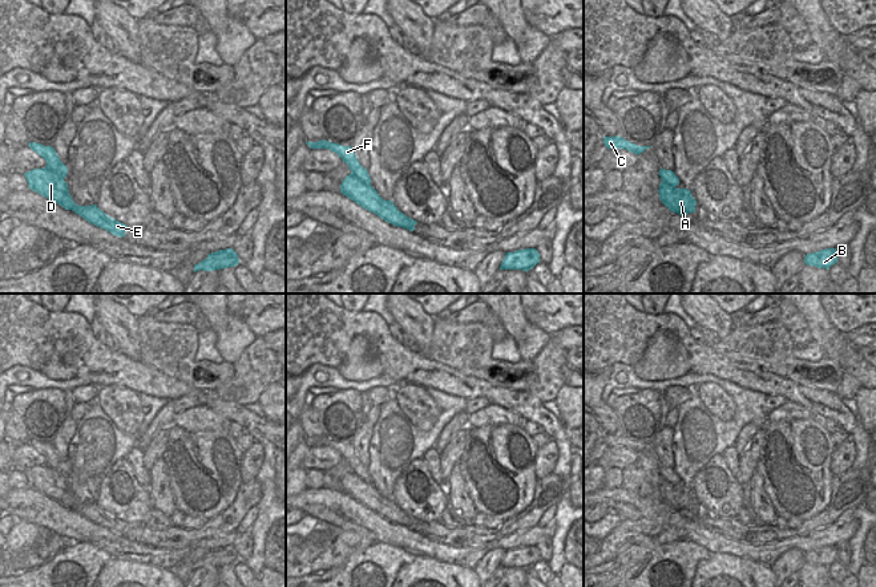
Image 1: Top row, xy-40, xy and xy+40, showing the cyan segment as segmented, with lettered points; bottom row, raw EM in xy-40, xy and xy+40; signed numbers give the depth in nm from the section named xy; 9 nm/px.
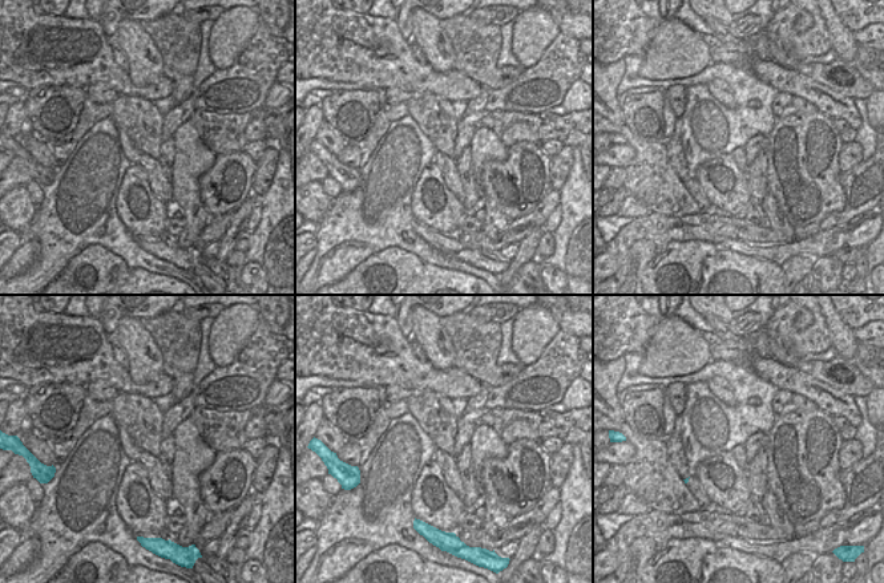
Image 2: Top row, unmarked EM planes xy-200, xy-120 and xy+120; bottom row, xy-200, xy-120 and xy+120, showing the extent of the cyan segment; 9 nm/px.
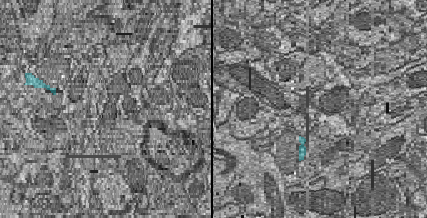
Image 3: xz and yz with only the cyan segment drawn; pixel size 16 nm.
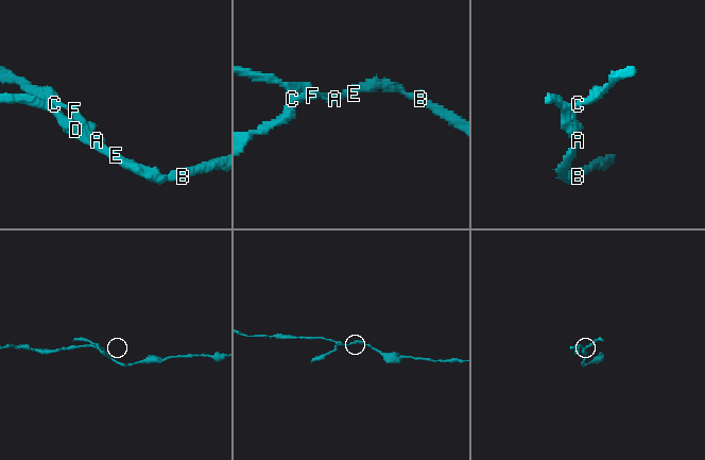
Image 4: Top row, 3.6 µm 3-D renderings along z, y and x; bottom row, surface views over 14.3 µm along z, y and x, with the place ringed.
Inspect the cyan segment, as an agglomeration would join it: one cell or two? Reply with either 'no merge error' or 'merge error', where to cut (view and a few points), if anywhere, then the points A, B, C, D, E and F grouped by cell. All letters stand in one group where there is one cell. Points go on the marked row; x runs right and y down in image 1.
merge error | xy (351, 173), (370, 186) | A B D E / C F

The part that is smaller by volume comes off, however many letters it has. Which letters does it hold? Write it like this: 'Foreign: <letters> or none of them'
Foreign: C, F

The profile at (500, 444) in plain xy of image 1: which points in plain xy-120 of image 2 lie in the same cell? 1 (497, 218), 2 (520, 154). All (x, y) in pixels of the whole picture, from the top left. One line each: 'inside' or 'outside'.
1: outside
2: inside

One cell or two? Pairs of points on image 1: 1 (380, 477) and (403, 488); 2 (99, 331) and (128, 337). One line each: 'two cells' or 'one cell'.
1: two cells
2: two cells

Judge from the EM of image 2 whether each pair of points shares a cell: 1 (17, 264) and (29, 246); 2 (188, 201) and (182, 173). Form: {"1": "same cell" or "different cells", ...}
{"1": "same cell", "2": "same cell"}

